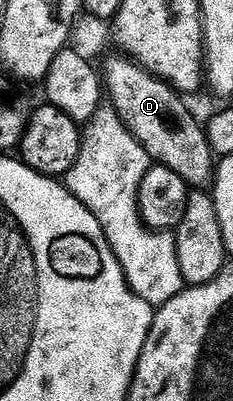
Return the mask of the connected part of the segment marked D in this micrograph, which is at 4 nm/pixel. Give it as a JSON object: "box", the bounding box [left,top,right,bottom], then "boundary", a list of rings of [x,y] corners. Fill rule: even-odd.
{"box":[103,52,215,188],"boundary":[[[117,52],[114,58],[105,62],[103,70],[103,90],[107,95],[108,105],[121,117],[127,132],[139,140],[139,144],[148,152],[150,159],[158,166],[171,168],[171,172],[178,174],[185,185],[190,188],[205,188],[215,177],[215,155],[209,146],[208,136],[202,123],[193,119],[191,111],[185,107],[186,99],[173,87],[167,85],[162,78],[157,78],[151,72],[144,70],[132,58]]]}

